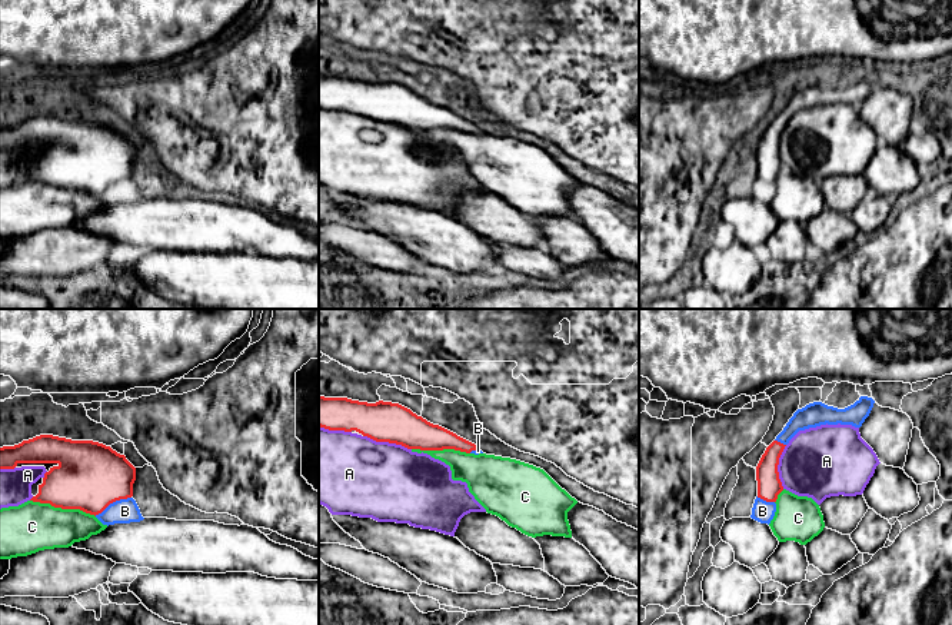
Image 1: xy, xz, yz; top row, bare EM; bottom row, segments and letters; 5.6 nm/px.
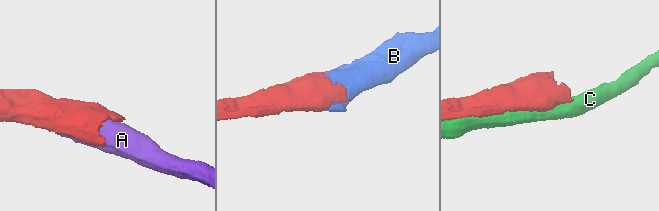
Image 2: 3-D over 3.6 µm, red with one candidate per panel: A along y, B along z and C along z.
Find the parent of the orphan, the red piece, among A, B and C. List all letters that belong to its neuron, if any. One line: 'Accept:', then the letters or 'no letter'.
Accept: B

